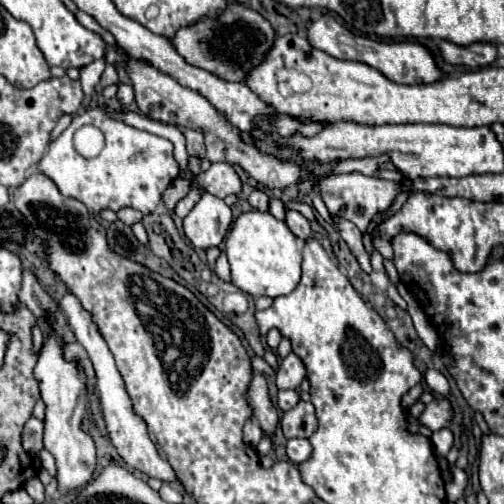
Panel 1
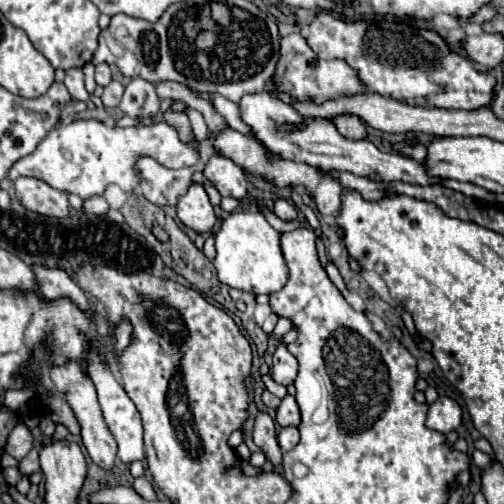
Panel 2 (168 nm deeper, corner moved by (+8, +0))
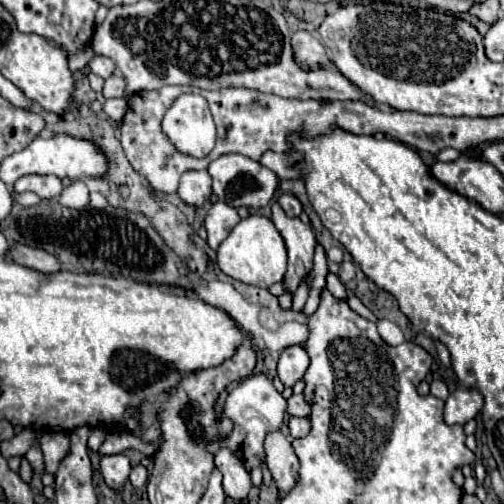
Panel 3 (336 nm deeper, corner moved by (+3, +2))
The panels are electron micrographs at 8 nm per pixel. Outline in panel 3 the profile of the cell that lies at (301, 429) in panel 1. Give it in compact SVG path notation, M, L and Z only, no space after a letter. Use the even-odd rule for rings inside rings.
M291 395L287 399L287 413L293 417L309 417L311 407L305 403L303 395Z

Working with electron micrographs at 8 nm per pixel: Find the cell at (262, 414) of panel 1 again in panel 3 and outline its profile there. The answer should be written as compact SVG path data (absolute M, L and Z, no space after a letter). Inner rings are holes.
M273 431L265 437L265 463L279 487L279 497L285 497L295 485L299 459L291 447L291 439L285 439L281 431Z

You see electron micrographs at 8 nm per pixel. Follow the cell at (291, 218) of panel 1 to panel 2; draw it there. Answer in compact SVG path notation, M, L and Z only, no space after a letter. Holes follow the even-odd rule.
M278 199L278 201L274 203L274 213L276 213L280 219L284 219L284 221L290 221L290 219L296 219L296 217L298 217L296 207L294 207L292 203L284 201L284 199Z

